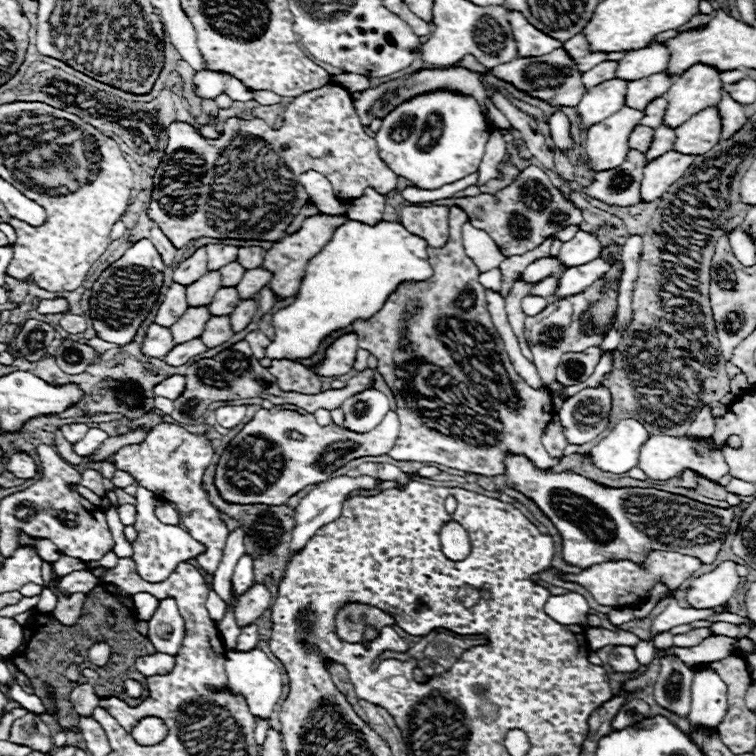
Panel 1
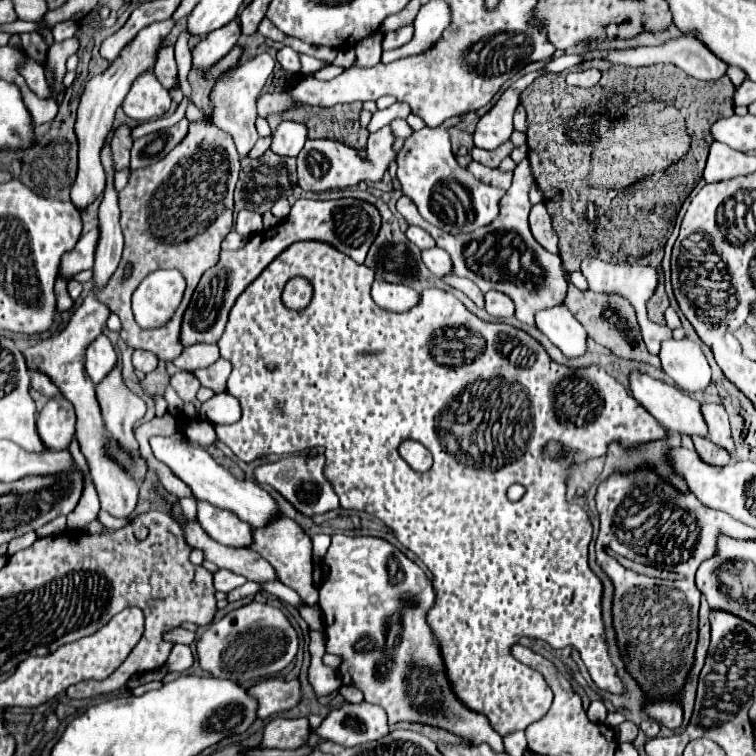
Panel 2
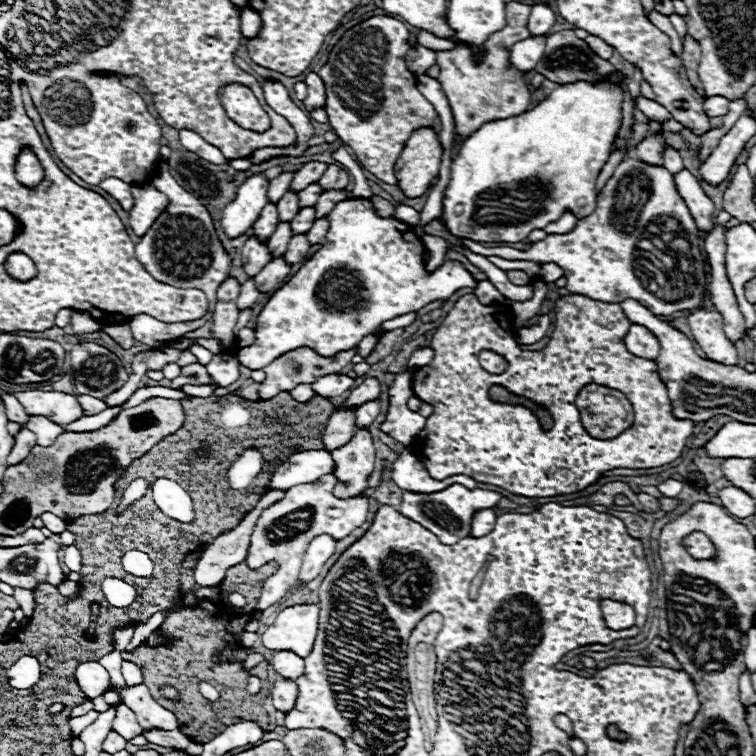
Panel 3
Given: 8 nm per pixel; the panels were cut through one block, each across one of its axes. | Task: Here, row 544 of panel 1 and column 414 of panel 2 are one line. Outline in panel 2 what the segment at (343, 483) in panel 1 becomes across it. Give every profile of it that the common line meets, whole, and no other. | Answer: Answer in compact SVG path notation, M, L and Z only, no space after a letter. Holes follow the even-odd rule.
M374 282L372 284L372 298L378 306L390 312L404 312L418 304L420 294L410 286L390 284L390 282Z

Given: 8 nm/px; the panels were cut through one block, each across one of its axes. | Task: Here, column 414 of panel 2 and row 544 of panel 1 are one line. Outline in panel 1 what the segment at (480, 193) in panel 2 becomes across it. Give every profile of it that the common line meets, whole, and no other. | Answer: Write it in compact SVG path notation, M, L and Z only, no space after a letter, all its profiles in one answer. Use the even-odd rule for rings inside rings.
M138 486L136 490L136 532L138 538L132 544L132 560L136 564L136 572L140 574L140 578L148 580L148 582L162 582L166 580L180 562L188 562L194 560L198 554L206 552L206 546L198 540L194 540L186 530L182 530L180 526L166 526L162 524L154 510L156 510L156 496L152 492L148 492L146 488Z

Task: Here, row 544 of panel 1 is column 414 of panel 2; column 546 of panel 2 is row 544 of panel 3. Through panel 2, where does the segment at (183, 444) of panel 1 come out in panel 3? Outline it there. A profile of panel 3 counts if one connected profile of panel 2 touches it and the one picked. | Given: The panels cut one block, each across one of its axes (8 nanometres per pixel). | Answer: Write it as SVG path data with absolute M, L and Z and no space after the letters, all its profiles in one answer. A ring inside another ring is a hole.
M328 474L318 478L316 482L294 486L286 492L282 502L276 502L272 508L264 510L262 516L258 518L246 562L250 568L260 568L262 564L276 560L278 570L264 582L256 610L266 610L268 606L276 604L288 592L288 588L296 584L298 572L302 566L302 556L308 548L308 542L312 542L312 538L316 538L318 534L330 534L340 540L352 534L358 526L366 522L368 498L366 496L336 498L334 496L336 484L338 484L338 478Z

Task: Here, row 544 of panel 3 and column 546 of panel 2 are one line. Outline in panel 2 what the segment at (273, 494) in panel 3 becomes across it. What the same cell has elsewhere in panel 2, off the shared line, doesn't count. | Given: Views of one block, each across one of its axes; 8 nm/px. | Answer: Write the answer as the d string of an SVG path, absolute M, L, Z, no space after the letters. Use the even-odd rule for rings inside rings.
M544 202L534 204L530 212L530 230L540 246L553 254L558 254L558 236L552 228L552 218L544 206Z

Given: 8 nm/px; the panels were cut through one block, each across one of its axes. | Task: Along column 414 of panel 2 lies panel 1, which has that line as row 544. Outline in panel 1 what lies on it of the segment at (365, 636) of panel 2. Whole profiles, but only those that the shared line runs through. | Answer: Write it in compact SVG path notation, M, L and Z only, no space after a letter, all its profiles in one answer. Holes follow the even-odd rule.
M510 456L506 468L508 486L514 486L538 504L564 540L564 560L580 568L610 558L642 562L650 550L678 550L712 564L734 518L732 506L716 508L654 488L604 488L576 474L548 474L548 470L534 468L522 456ZM638 526L644 526L644 530Z

